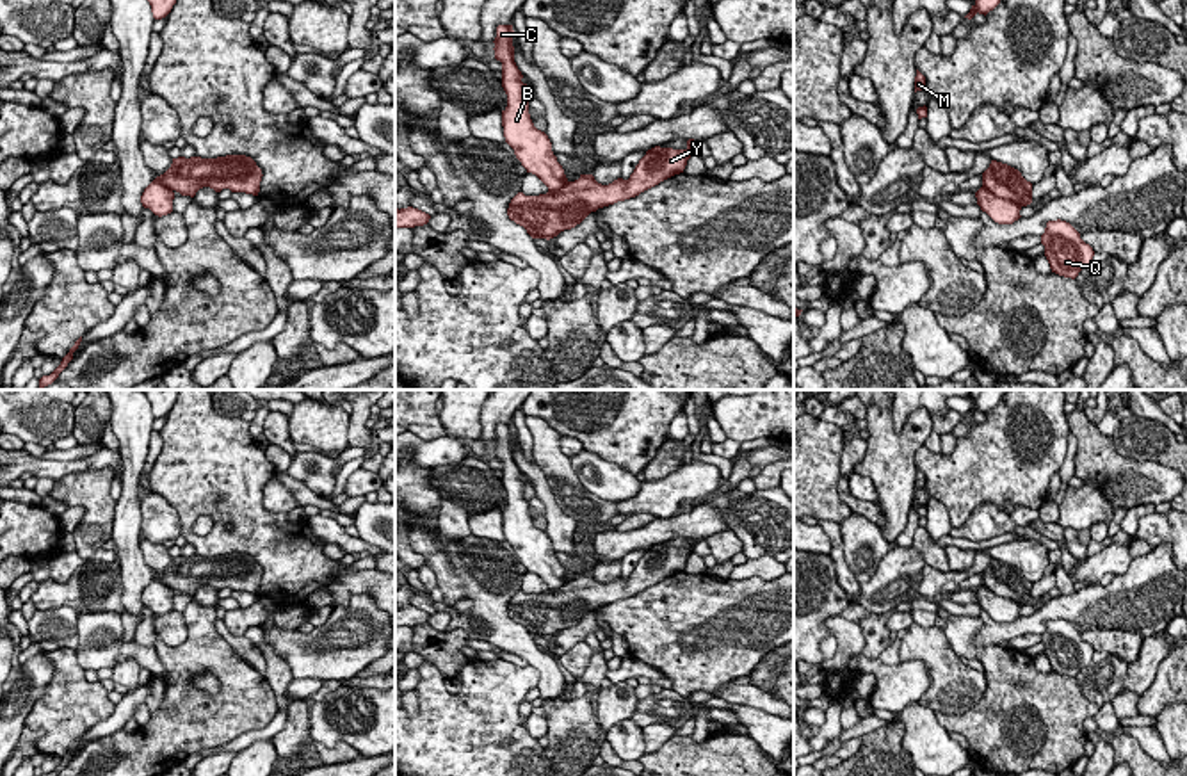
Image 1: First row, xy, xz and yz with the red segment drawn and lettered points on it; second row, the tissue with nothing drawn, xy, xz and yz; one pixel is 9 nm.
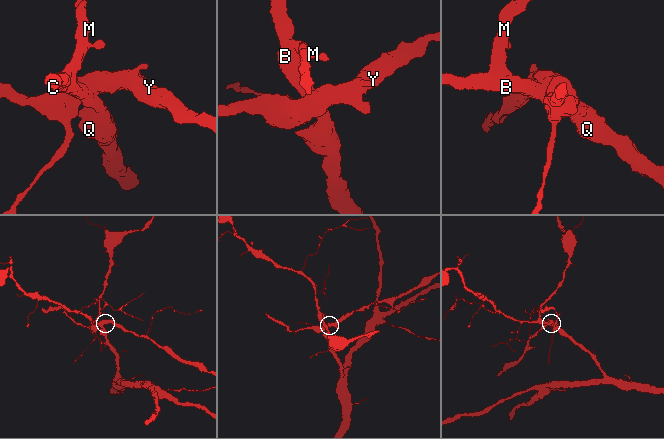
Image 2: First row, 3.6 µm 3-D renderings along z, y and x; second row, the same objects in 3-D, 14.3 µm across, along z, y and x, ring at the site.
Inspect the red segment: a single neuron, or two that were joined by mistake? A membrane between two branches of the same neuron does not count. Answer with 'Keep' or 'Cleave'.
Cleave

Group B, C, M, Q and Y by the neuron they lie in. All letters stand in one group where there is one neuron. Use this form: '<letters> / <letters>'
B C M Q / Y

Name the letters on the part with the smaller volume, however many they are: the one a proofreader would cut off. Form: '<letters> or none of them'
Y

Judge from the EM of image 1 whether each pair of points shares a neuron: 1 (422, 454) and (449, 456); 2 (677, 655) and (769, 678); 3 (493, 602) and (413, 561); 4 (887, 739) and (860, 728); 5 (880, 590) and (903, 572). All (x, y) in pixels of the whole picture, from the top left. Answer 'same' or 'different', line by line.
1: same
2: different
3: different
4: different
5: same

